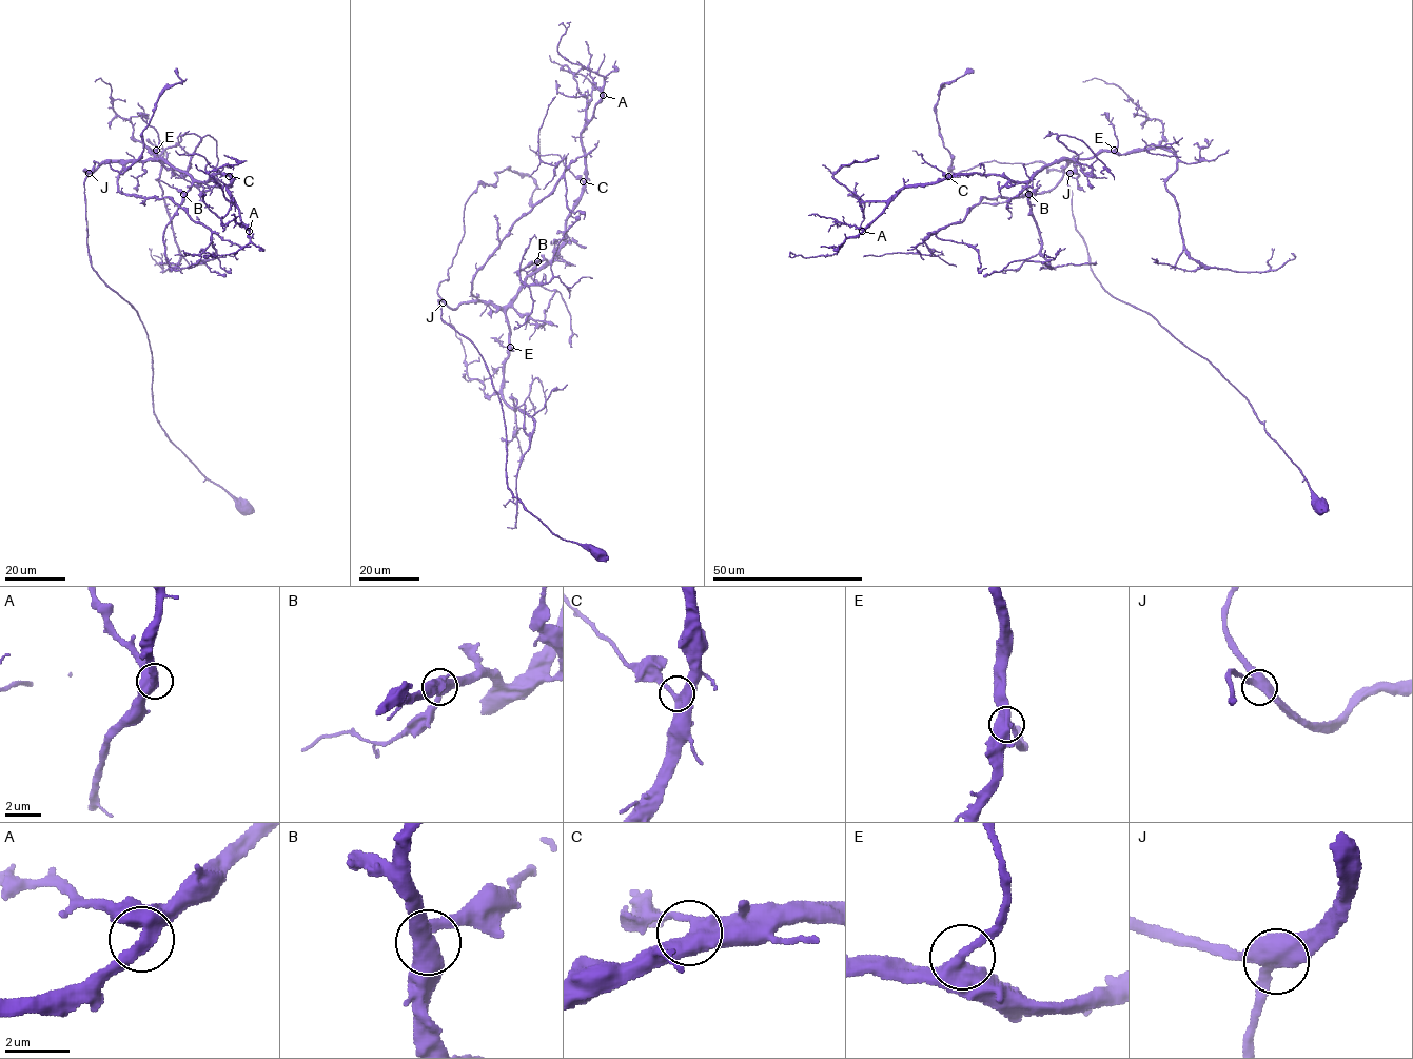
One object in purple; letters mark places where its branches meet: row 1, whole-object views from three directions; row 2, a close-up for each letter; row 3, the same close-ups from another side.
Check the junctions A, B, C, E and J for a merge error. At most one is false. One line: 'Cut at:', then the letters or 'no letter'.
Cut at: no letter

